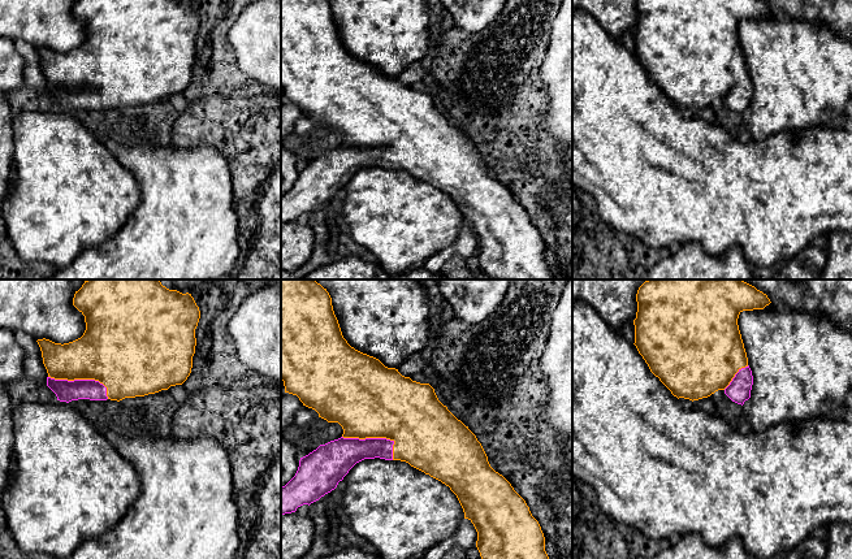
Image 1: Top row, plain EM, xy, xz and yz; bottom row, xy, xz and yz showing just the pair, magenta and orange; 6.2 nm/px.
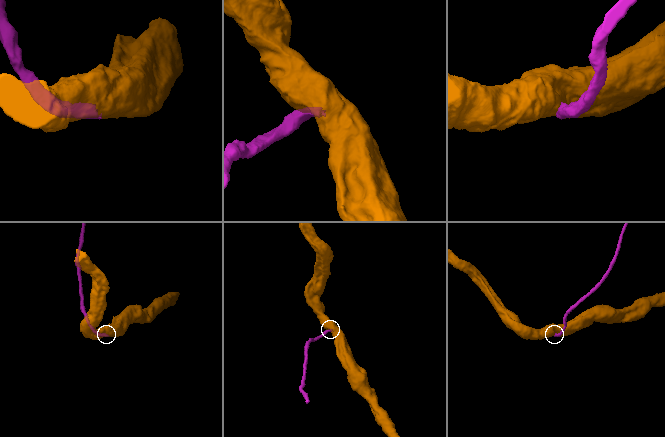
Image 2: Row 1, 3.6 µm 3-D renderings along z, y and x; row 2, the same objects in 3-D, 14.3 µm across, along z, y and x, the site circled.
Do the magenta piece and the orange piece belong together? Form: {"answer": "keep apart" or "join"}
{"answer": "join"}

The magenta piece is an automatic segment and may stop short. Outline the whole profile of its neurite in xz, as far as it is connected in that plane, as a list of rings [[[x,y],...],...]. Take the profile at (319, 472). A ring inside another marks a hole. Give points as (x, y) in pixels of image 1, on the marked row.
[[[281,280],[281,380],[284,381],[285,393],[297,395],[303,406],[315,410],[319,417],[328,422],[338,422],[343,429],[341,438],[320,445],[316,450],[300,458],[295,476],[285,486],[281,486],[281,516],[295,512],[303,504],[310,506],[334,490],[349,471],[364,459],[401,460],[441,481],[457,495],[463,508],[464,519],[468,519],[477,532],[476,547],[481,559],[549,559],[545,551],[545,537],[539,521],[532,516],[526,500],[514,490],[511,484],[490,467],[488,456],[476,436],[438,400],[434,389],[429,384],[412,381],[410,377],[402,376],[398,369],[388,368],[379,359],[351,347],[342,335],[329,292],[315,280]]]

